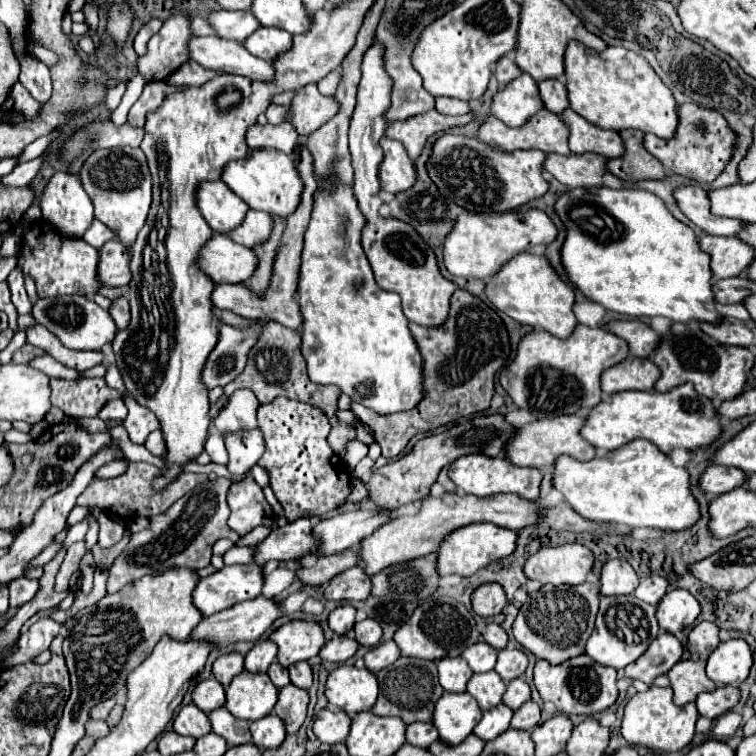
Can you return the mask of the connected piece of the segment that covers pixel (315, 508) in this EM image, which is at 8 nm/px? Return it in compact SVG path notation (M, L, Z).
M276 398L274 402L262 404L258 408L258 428L262 430L265 442L265 452L258 460L258 464L270 472L270 486L290 522L300 518L302 514L322 516L322 514L332 512L340 504L344 504L344 498L350 494L350 472L348 472L346 462L338 458L338 454L334 454L326 442L328 420L320 410L298 400Z

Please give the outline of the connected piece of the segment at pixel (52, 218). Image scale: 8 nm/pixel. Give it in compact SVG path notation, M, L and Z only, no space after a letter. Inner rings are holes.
M56 172L38 194L42 218L58 226L62 234L82 236L94 220L94 208L76 174Z

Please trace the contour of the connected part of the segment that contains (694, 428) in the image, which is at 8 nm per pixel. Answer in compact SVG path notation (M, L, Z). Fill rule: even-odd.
M686 382L670 392L628 390L622 394L612 394L610 400L602 400L594 410L590 410L580 434L596 450L616 450L630 440L646 438L666 454L672 448L694 450L700 446L708 446L718 438L720 430L722 424L718 422L714 402L696 394L692 384Z

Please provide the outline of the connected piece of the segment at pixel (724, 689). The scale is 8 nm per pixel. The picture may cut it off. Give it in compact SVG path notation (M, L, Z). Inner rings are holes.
M720 686L714 692L702 692L696 698L696 706L700 716L706 716L710 720L726 714L732 710L740 700L740 690L736 686Z

